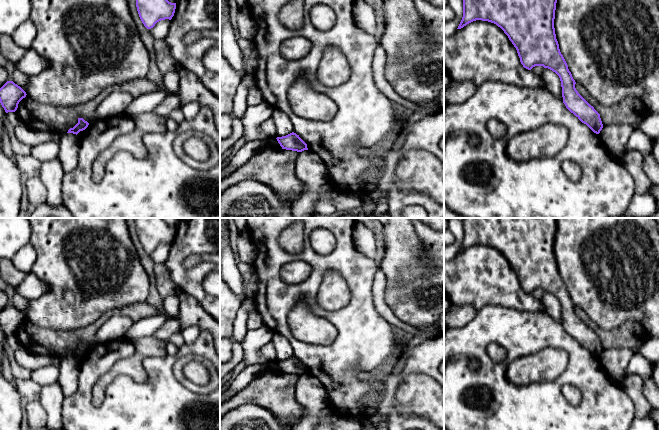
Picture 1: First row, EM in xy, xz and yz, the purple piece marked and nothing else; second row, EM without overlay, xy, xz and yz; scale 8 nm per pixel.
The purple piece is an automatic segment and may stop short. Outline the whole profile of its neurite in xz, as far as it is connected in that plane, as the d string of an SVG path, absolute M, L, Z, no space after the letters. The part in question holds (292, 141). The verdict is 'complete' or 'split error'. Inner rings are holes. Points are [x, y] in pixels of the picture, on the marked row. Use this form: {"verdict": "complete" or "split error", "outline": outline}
{"verdict": "complete", "outline": "M292 132L286 136L276 138L282 149L302 152L308 150L307 144L297 135Z"}

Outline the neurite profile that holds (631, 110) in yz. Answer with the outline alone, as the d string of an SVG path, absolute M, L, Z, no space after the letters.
M580 83L575 84L578 93L600 114L603 126L628 124L636 126L649 113L643 102L635 97L627 97L612 106L604 106L596 101Z

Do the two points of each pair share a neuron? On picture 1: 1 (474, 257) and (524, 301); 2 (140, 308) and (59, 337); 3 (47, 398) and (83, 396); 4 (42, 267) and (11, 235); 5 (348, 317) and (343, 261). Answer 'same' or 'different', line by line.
1: same
2: same
3: different
4: different
5: same

